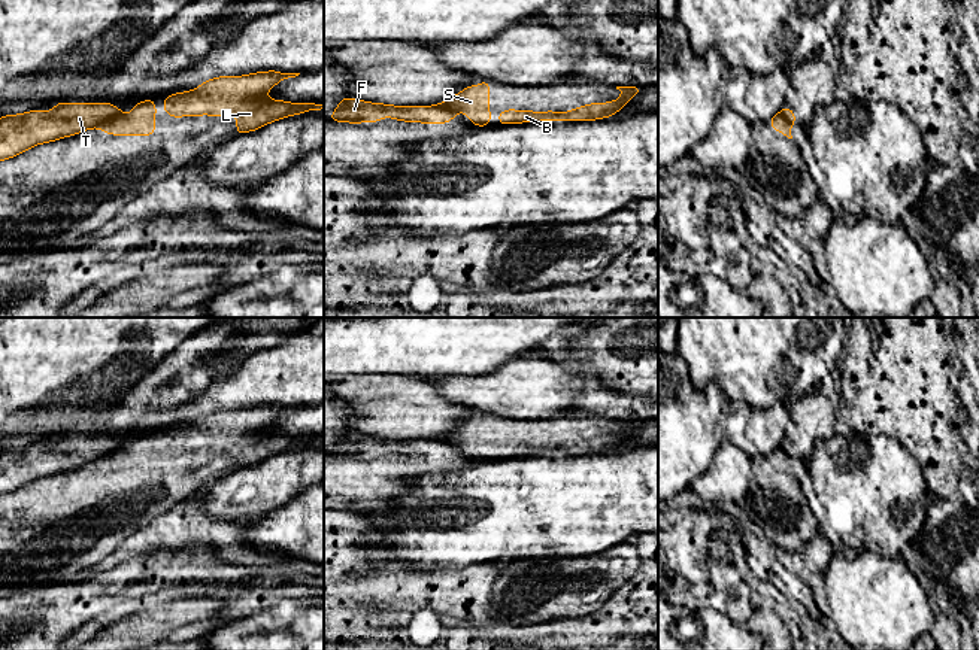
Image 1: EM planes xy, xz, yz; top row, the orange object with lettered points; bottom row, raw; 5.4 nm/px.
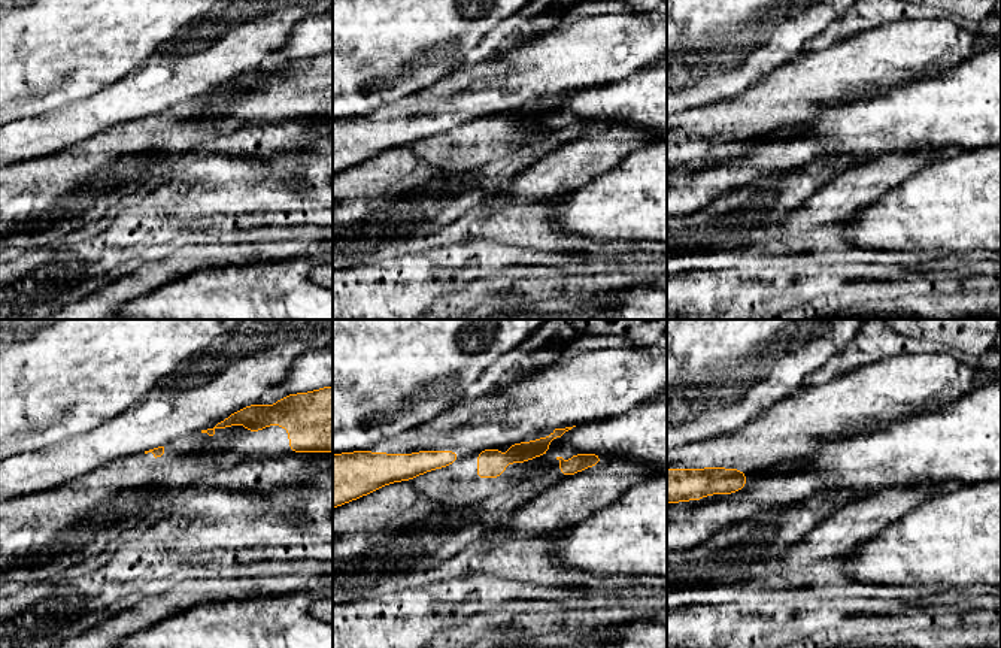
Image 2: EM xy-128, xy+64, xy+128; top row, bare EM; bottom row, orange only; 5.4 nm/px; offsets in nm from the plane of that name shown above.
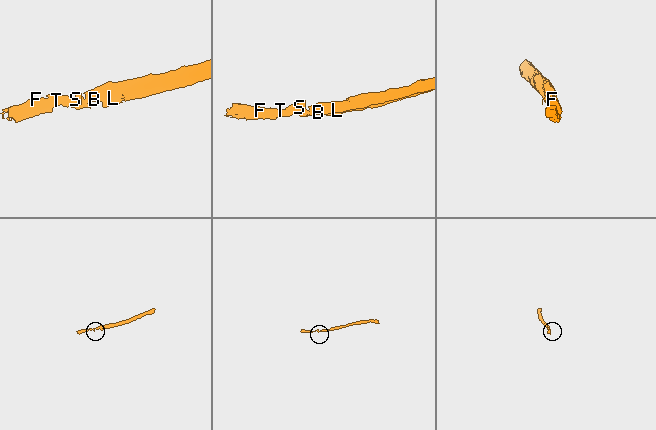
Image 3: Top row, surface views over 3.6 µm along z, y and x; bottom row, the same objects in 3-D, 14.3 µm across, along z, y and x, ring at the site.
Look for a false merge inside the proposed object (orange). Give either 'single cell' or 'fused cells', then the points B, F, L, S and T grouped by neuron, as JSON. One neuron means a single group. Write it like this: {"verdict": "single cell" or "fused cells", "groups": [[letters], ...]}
{"verdict": "fused cells", "groups": [["B", "L", "S"], ["F", "T"]]}

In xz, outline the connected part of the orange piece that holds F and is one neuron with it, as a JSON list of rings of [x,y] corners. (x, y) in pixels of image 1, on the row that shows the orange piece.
[[[339,98],[340,106],[328,115],[334,122],[376,122],[384,116],[406,122],[446,124],[455,118],[455,113],[439,104],[436,106],[391,106],[381,103],[367,103],[358,98]]]

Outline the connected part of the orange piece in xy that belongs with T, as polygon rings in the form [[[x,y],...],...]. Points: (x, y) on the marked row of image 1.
[[[58,103],[52,112],[30,110],[21,115],[0,116],[0,161],[24,151],[79,134],[119,115],[110,103]]]

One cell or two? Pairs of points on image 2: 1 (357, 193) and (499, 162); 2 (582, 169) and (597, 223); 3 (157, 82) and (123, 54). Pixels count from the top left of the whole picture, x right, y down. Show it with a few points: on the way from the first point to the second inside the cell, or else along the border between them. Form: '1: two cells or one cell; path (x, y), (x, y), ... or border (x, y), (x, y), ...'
1: one cell; path (393, 190), (419, 182), (437, 164), (463, 164)
2: two cells; border (616, 164), (555, 199)
3: two cells; border (137, 64), (108, 85)

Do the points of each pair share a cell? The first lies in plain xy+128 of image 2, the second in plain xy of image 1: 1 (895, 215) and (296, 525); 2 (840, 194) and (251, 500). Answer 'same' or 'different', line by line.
1: same
2: same

